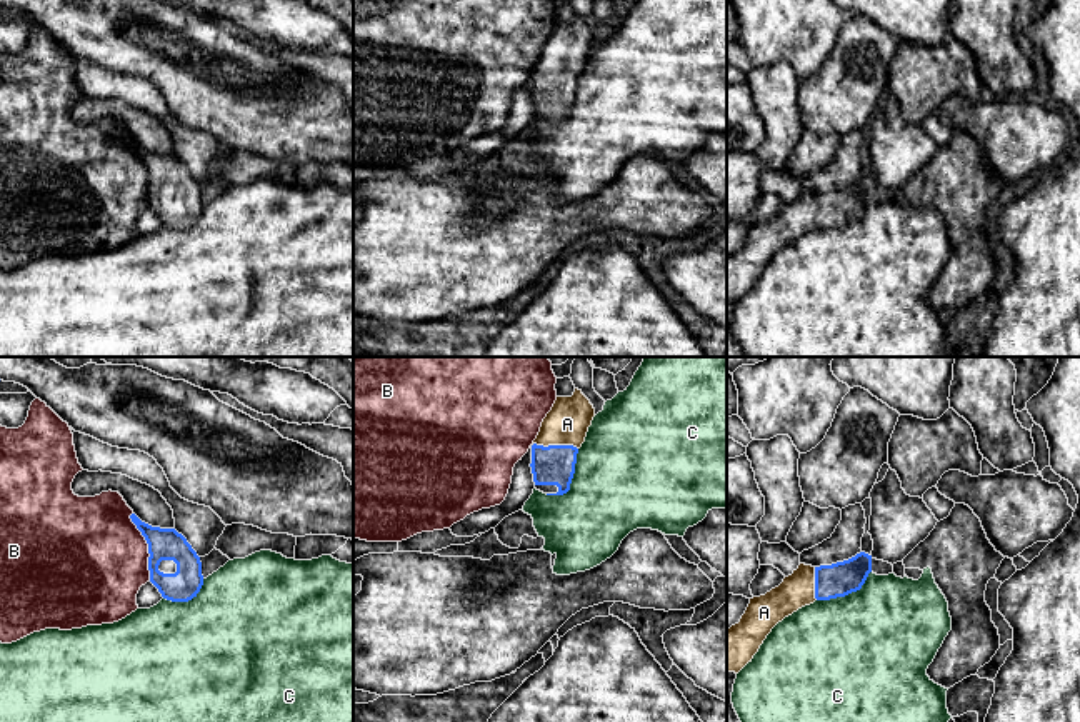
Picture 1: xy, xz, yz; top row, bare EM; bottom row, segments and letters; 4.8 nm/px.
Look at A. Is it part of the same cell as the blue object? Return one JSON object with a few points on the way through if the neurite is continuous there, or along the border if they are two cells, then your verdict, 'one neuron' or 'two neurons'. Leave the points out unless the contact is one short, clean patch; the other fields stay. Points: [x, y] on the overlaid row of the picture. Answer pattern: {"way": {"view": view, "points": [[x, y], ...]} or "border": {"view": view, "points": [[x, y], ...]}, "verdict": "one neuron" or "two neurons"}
{"way": {"view": "xz", "points": [[555, 464], [555, 446], [567, 424]]}, "verdict": "one neuron"}

